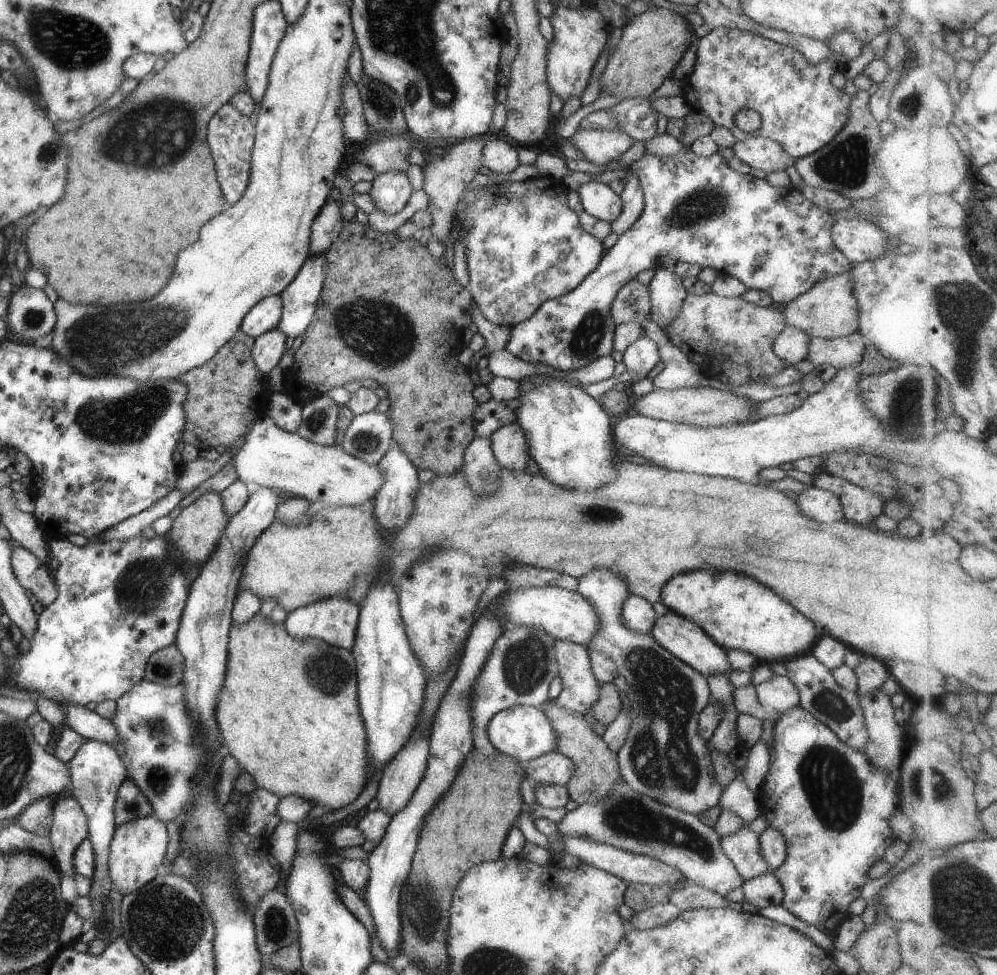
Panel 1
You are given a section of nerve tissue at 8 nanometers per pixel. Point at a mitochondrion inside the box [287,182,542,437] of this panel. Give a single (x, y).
(380, 332)

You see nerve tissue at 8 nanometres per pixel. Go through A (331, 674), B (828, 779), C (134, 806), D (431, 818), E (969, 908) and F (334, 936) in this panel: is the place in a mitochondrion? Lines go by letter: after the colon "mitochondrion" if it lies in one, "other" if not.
A: mitochondrion
B: mitochondrion
C: mitochondrion
D: other
E: mitochondrion
F: other

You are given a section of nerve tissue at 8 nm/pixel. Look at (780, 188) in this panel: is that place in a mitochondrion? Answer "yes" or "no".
no

